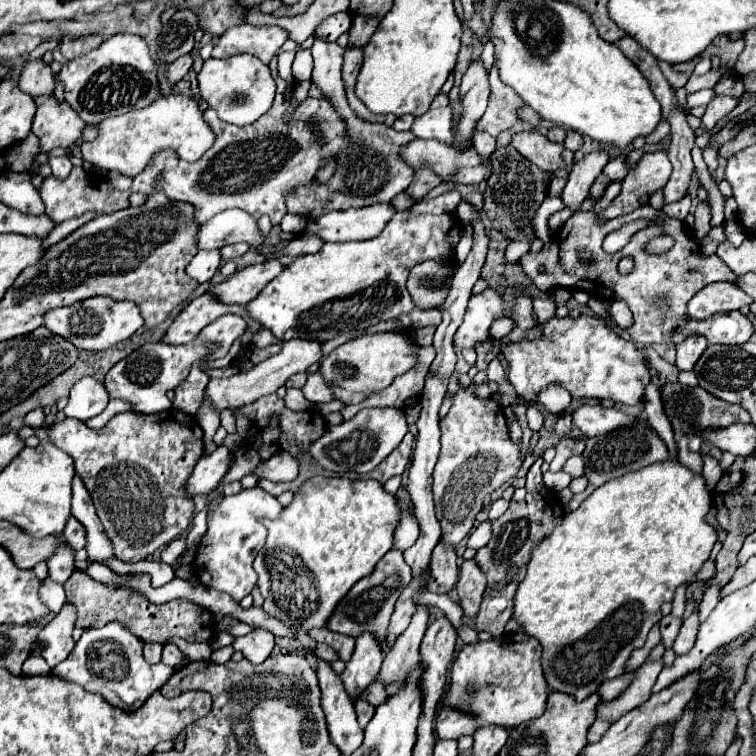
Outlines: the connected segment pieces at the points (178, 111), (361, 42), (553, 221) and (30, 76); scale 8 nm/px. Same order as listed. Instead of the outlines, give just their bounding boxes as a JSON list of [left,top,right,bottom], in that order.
[[81,94,215,176],[349,16,379,48],[548,208,573,233],[19,58,55,97]]

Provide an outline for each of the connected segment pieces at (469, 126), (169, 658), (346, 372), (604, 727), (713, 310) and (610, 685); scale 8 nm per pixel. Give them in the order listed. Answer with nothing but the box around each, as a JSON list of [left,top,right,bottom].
[[455,62,489,142],[163,644,187,666],[319,332,415,404],[587,719,612,743],[689,282,753,320],[599,672,633,702]]

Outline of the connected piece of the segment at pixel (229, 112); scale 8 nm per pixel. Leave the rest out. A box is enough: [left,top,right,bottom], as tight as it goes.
[197,54,275,126]

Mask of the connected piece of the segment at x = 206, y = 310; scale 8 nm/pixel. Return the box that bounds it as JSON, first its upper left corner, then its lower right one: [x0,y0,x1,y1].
[163,294,247,344]

